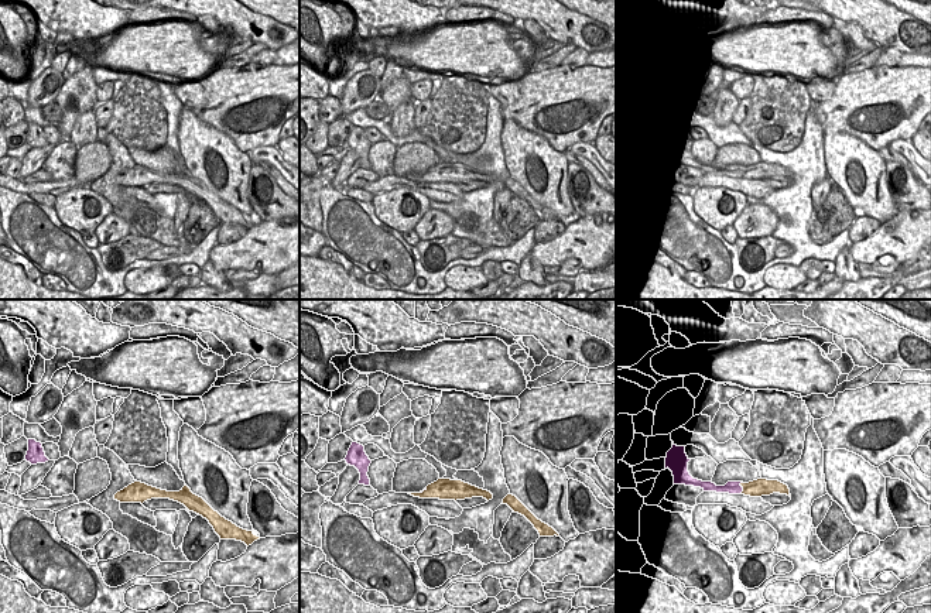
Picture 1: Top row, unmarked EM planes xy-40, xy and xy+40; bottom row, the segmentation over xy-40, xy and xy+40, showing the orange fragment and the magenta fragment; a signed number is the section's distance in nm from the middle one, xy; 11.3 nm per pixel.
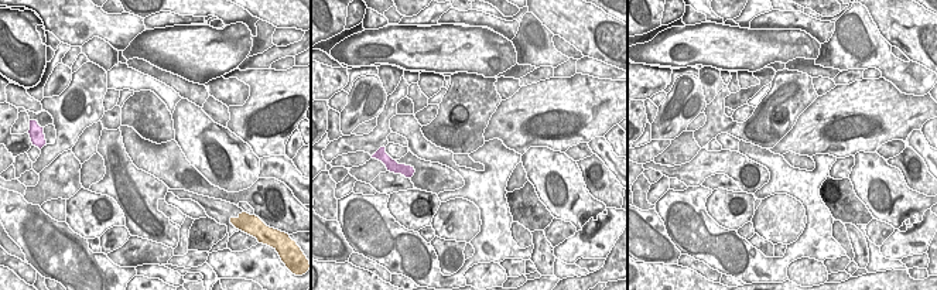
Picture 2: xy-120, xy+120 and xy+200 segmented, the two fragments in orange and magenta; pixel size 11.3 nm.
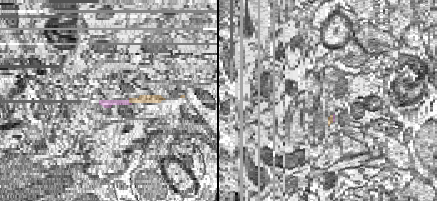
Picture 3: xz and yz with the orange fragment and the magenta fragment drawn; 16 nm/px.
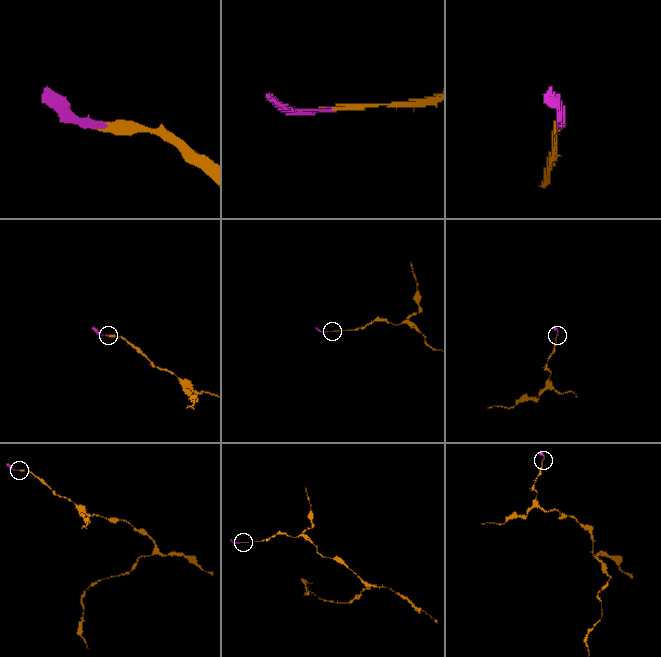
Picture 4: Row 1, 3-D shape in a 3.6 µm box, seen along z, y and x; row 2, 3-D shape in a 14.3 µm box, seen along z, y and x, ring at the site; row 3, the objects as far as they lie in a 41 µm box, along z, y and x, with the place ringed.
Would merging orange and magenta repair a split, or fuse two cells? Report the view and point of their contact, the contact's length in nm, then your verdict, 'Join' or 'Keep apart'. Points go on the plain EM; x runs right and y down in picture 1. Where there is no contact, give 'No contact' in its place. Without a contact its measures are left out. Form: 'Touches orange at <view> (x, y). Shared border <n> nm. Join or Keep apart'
Touches orange at xy+40 (742, 170). Shared border 150 nm. Join

